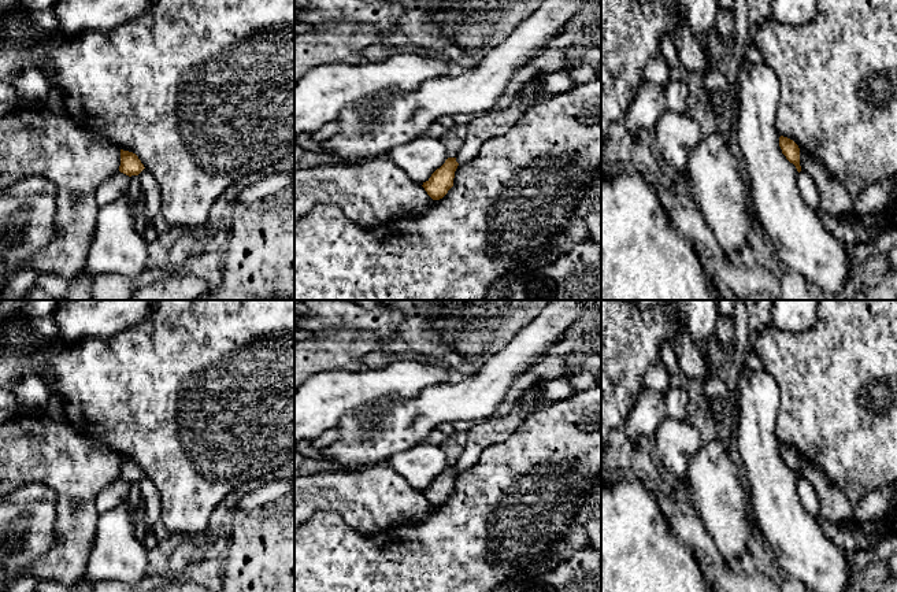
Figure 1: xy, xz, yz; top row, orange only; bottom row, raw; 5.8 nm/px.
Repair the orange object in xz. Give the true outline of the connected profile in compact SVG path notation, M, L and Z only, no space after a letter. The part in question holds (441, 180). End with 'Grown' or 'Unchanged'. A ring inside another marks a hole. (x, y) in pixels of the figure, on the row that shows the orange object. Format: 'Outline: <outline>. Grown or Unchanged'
Outline: M448 158L445 163L437 169L431 177L423 182L423 188L433 200L442 199L453 186L455 171L459 163L456 158Z. Unchanged

